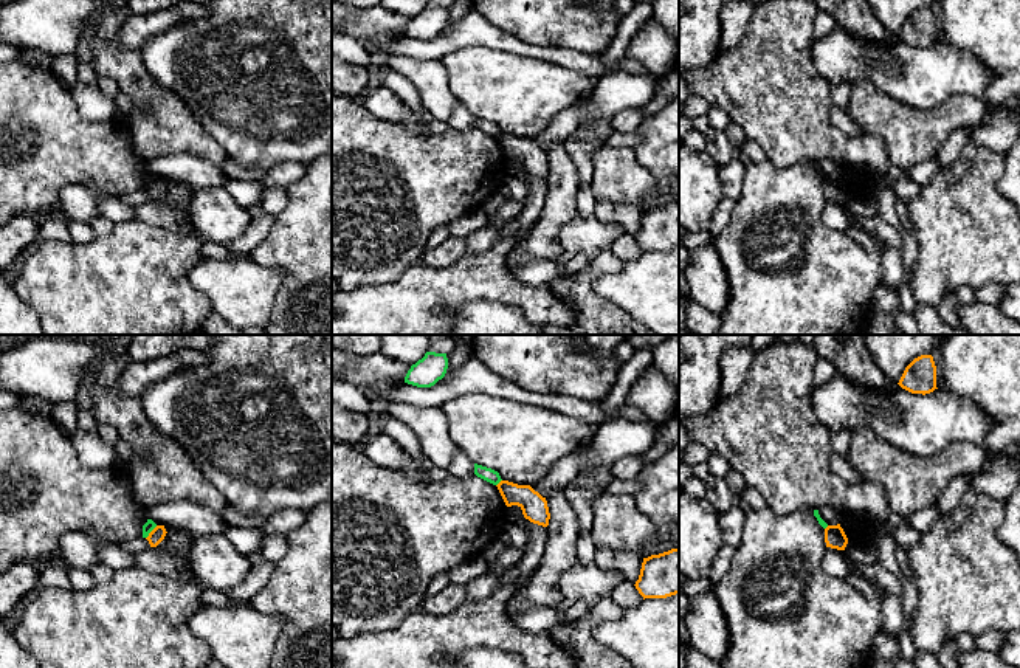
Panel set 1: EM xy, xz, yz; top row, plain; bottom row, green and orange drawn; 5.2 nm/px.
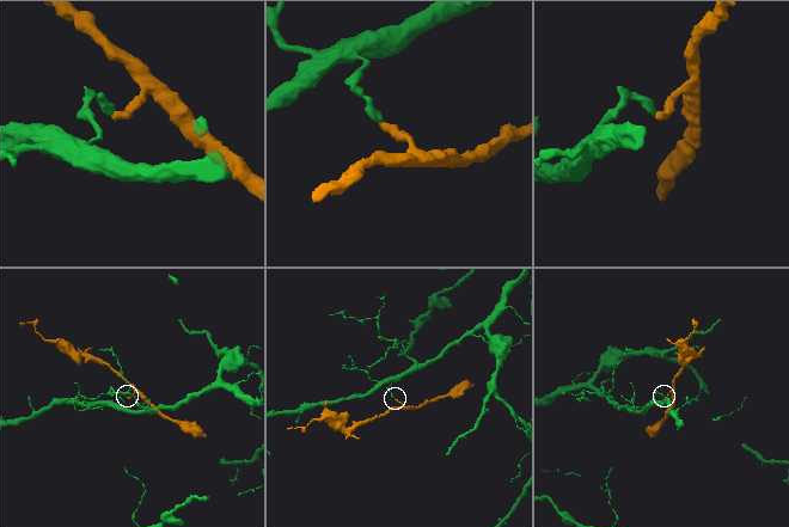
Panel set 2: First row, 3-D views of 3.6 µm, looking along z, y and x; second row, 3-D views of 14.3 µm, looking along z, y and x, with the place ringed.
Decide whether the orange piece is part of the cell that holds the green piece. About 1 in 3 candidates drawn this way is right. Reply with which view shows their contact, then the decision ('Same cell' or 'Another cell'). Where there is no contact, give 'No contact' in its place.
Touches green in xy. Another cell

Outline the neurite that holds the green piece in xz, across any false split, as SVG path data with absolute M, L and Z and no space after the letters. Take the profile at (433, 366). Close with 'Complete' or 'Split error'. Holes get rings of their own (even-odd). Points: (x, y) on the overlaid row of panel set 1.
M426 352L422 360L411 366L405 383L417 387L431 387L445 377L446 369L446 353Z. Complete

